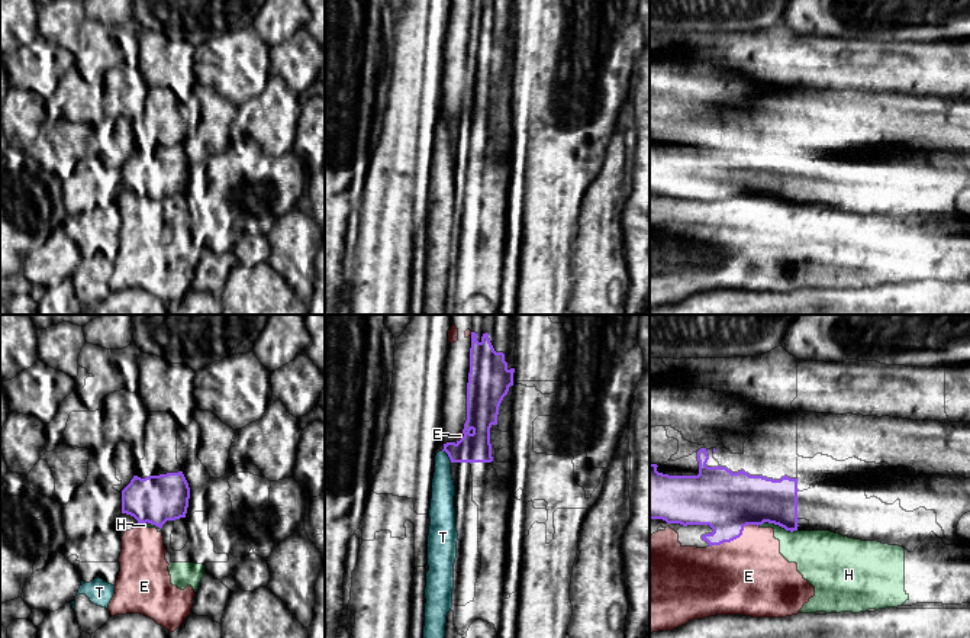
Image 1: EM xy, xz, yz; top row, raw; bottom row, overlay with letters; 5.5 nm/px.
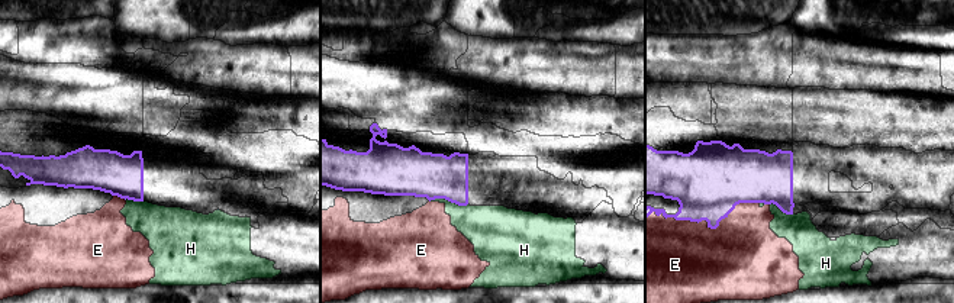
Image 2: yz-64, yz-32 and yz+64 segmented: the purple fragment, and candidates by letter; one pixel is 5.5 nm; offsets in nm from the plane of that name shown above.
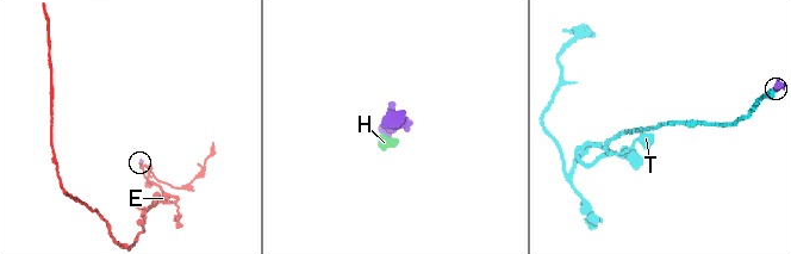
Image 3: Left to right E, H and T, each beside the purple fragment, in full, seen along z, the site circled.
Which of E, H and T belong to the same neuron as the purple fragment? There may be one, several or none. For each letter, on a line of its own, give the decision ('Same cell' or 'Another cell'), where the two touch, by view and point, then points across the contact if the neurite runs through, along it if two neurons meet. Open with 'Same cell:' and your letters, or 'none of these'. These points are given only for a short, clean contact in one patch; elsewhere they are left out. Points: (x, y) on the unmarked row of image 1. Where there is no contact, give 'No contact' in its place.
Same cell: none of these
E: Another cell. Touches purple at yz (734, 213)
H: Another cell. Touches purple at yz (777, 199). Boundary: yz (757, 200), (773, 197), (786, 205), (796, 206)
T: Another cell. Touches purple at xz (448, 131). Boundary: xz (442, 125), (451, 137)

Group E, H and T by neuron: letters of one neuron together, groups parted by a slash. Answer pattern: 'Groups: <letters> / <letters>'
Groups: E H / T

